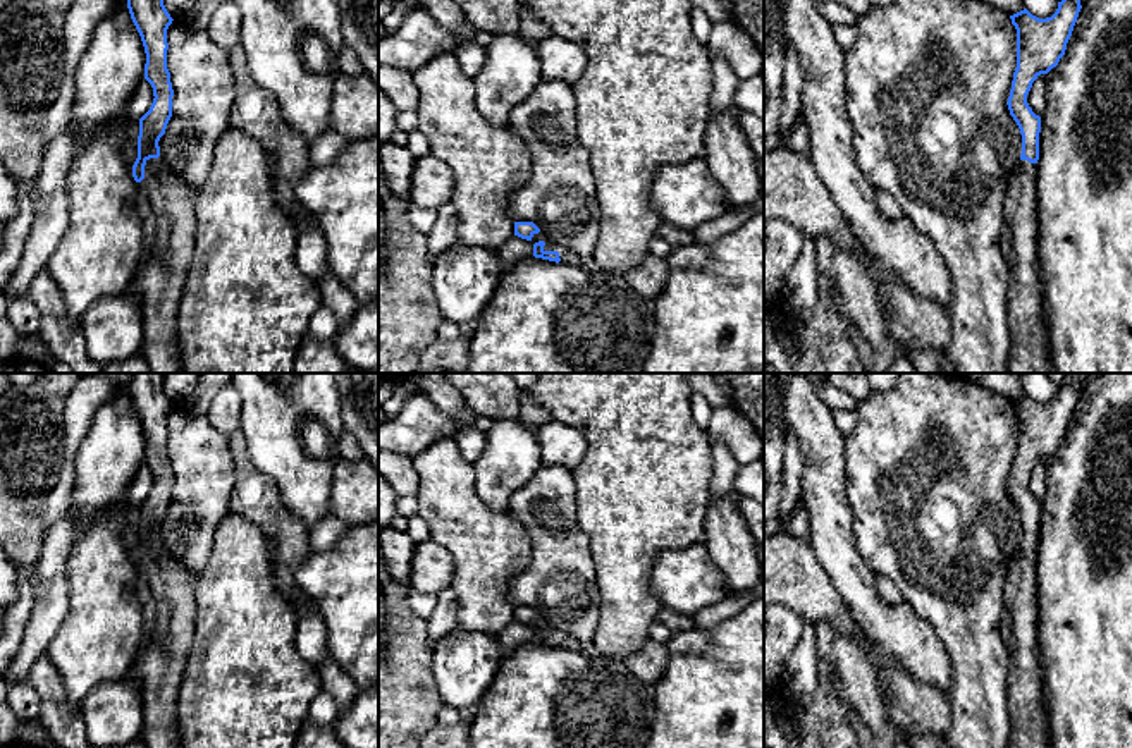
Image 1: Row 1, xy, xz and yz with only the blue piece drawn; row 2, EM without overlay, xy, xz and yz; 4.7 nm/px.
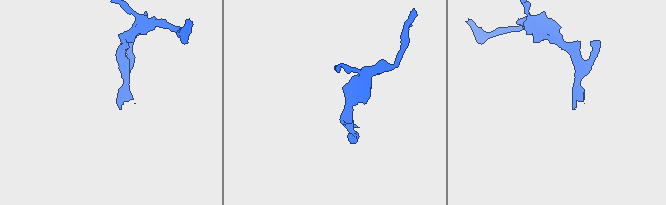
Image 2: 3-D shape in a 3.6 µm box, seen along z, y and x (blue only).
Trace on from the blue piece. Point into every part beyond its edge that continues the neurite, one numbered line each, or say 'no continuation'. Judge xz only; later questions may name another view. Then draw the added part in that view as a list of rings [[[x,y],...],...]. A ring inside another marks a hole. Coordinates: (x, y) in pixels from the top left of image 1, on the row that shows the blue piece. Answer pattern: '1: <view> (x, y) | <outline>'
1: xz (566, 257) | [[[540,232],[538,234],[533,234],[532,237],[532,242],[538,242],[538,241],[544,241],[545,246],[544,246],[544,251],[557,251],[559,253],[559,258],[561,258],[561,263],[569,263],[569,265],[580,265],[580,256],[569,249],[564,249],[554,242],[551,242],[549,239],[545,239]]]

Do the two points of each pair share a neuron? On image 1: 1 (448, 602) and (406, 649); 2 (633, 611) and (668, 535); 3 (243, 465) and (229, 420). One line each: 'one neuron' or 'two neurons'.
1: two neurons
2: one neuron
3: two neurons

